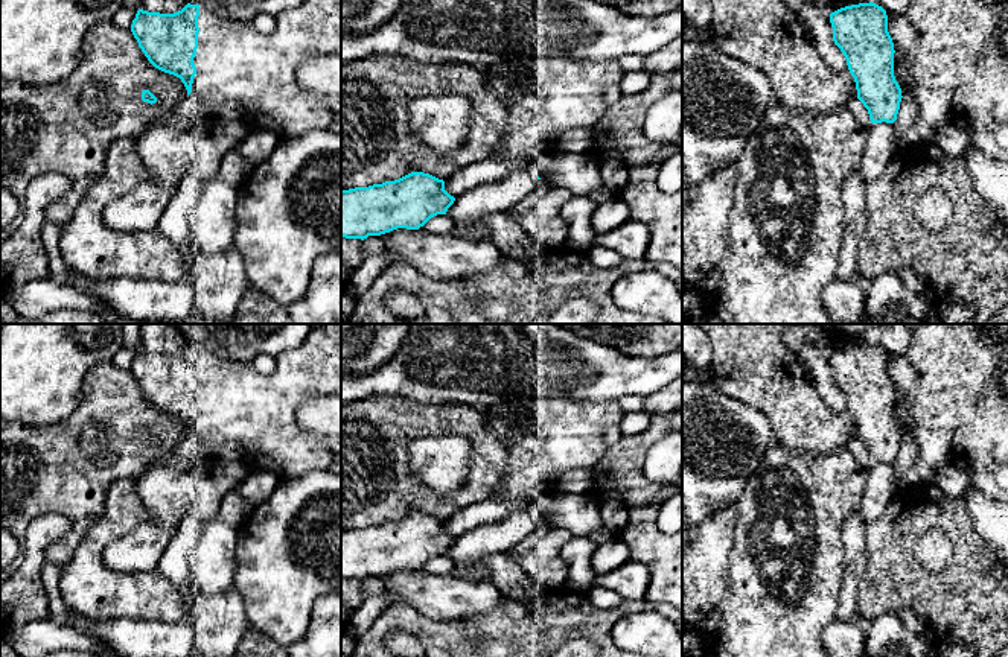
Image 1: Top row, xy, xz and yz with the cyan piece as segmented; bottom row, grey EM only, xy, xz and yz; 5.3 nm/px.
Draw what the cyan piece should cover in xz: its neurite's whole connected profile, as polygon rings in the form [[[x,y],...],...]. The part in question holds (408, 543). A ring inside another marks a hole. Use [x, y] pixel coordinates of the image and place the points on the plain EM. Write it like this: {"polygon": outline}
{"polygon": [[[411,513],[399,520],[341,531],[341,579],[367,579],[397,569],[419,570],[431,558],[446,555],[455,538],[445,531],[445,522],[429,514]]]}

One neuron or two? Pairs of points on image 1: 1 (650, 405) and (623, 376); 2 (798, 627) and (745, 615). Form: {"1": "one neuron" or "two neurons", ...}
{"1": "two neurons", "2": "one neuron"}

